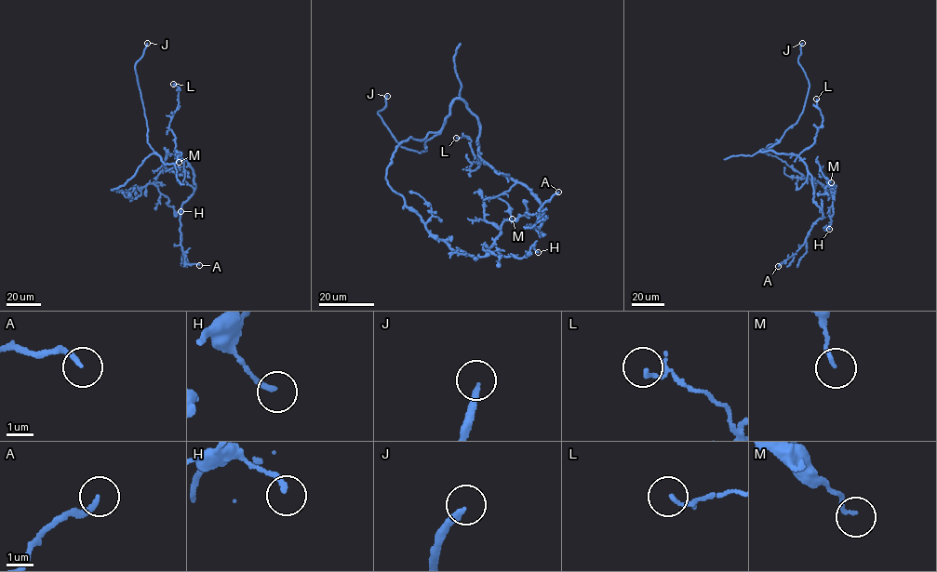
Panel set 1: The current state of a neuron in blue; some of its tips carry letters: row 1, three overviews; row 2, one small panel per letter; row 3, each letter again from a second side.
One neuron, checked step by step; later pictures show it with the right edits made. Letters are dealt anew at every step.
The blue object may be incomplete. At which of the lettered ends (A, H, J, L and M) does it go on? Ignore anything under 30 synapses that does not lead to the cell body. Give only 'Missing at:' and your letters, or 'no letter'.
Missing at: J

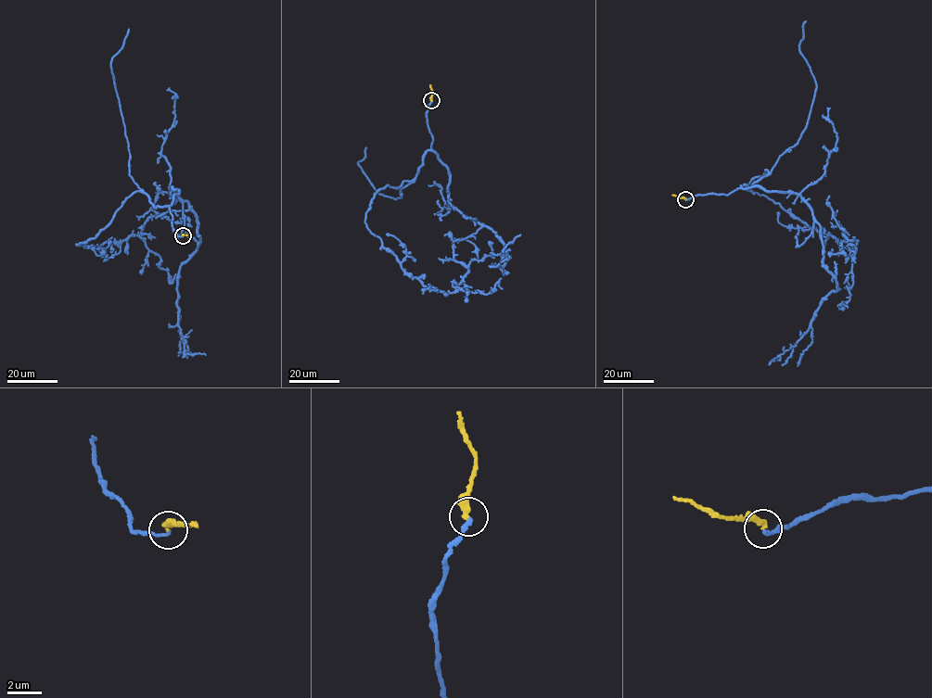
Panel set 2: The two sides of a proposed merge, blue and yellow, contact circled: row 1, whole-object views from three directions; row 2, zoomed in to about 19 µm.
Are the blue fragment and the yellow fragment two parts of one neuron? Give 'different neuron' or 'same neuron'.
same neuron

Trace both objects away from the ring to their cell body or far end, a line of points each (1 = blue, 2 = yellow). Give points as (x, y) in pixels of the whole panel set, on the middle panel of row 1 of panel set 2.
1: (431, 100), (418, 172), (376, 194), (365, 223), (444, 292), (468, 270), (453, 241), (478, 259)
2: (431, 100), (429, 85)

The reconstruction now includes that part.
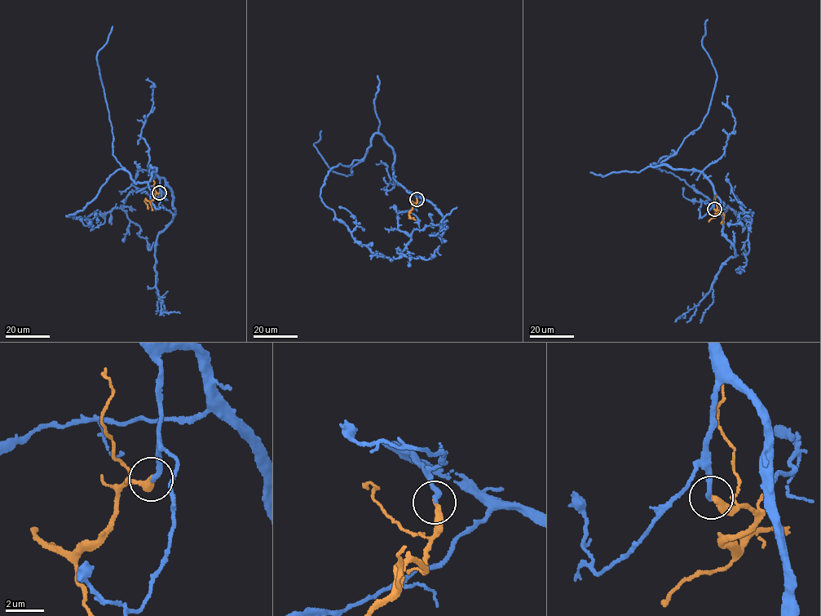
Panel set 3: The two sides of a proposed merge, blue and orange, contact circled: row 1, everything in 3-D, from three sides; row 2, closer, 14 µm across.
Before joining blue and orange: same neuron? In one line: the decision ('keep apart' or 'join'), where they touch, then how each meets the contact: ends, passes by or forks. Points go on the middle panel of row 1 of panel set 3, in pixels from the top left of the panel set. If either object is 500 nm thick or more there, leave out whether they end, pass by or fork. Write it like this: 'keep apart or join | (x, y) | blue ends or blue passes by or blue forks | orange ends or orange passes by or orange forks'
join | (417, 199) | blue ends | orange ends

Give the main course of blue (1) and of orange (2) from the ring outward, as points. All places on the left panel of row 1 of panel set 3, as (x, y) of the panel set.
1: (159, 192), (156, 167), (135, 183), (116, 170), (66, 214), (120, 207), (140, 190), (139, 170), (153, 180)
2: (159, 192), (152, 200), (145, 199), (148, 207)

